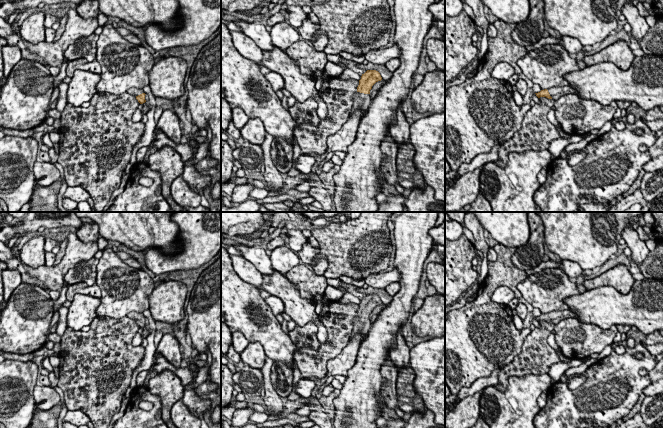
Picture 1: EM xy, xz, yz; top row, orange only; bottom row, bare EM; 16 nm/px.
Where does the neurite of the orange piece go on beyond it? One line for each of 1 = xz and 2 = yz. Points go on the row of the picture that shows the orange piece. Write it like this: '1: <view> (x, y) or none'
1: xz (361, 101)
2: yz (555, 92)

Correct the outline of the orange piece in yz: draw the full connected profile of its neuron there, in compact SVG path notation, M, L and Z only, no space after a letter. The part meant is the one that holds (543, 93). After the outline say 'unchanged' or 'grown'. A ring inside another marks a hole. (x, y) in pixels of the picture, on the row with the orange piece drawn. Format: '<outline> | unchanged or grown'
M567 85L567 86L562 86L562 87L552 87L549 89L544 89L535 94L538 98L546 97L548 99L554 99L556 101L564 95L577 93L577 92L578 92L578 88Z | grown

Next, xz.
M367 70L364 74L362 74L357 87L357 92L353 96L353 106L349 116L351 116L356 110L368 110L372 101L370 97L370 90L376 82L381 80L382 77L376 70Z | grown

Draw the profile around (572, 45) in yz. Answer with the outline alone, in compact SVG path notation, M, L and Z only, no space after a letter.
M561 36L562 46L568 51L571 56L583 52L583 45L576 38L569 36Z

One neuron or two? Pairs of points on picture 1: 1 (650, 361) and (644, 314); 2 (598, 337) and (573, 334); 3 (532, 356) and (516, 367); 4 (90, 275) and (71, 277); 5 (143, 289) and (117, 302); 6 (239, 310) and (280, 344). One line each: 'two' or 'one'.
1: two
2: one
3: one
4: one
5: one
6: one

